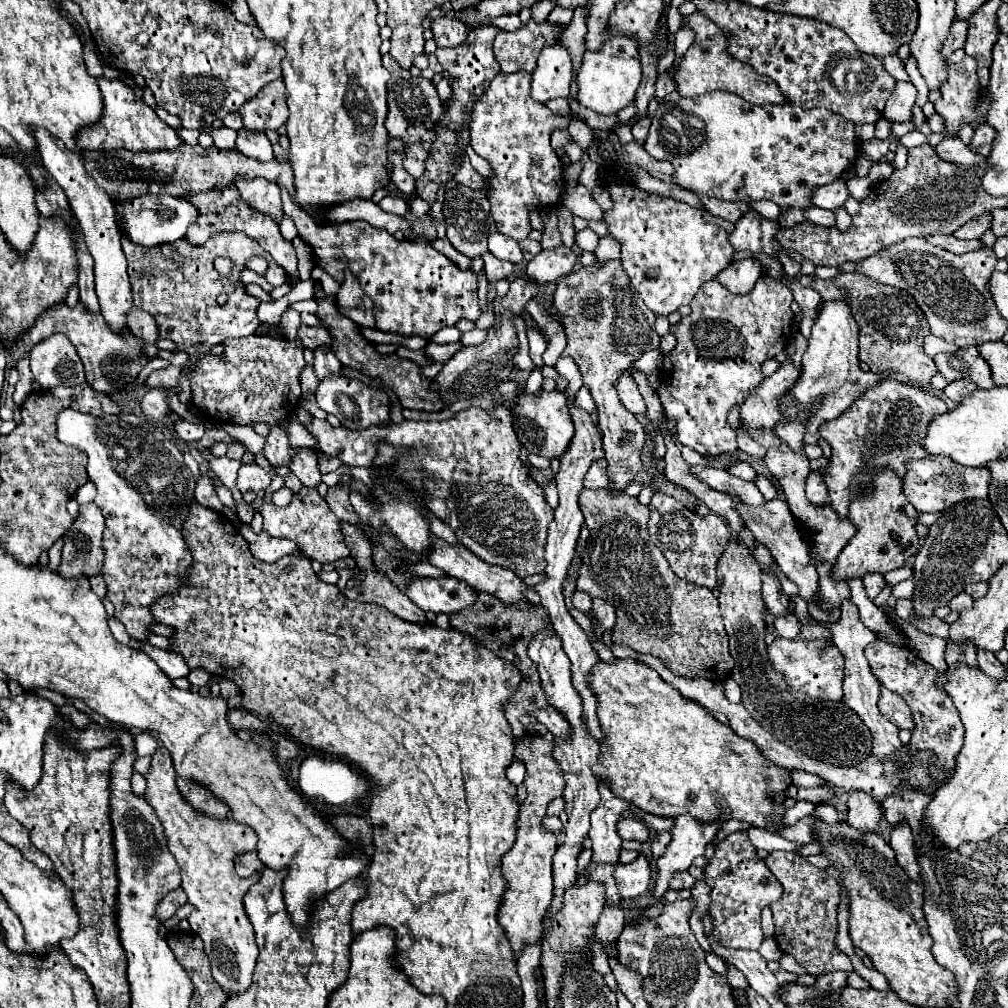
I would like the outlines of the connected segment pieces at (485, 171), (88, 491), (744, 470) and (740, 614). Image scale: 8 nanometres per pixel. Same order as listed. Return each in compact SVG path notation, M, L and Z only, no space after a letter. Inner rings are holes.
M470 150L470 152L466 152L466 154L468 154L474 170L476 170L480 176L486 176L486 178L488 178L488 176L492 174L492 172L490 172L490 166L486 164L486 160L484 160L484 158L478 158L478 156L474 154L474 150Z
M89 481L76 492L74 498L80 505L88 504L90 502L93 502L96 494L97 489L95 484L92 481Z
M738 462L738 464L730 466L728 470L730 470L730 474L734 474L734 476L738 476L742 480L748 480L748 482L756 480L756 470L750 464L746 464L746 462Z
M730 542L724 550L724 554L718 560L716 568L718 576L718 588L720 588L720 614L726 624L726 632L730 636L730 654L734 656L734 668L732 668L732 678L736 684L742 688L742 704L746 710L770 732L774 734L776 740L782 740L782 744L788 744L792 750L800 750L802 754L834 764L834 766L854 766L868 756L872 756L872 732L866 728L866 724L860 720L860 716L848 708L844 702L816 702L816 700L806 700L798 698L798 694L784 682L782 672L770 666L768 652L766 652L766 622L762 620L762 594L760 594L760 568L756 560L750 556L748 548L742 546L740 542Z

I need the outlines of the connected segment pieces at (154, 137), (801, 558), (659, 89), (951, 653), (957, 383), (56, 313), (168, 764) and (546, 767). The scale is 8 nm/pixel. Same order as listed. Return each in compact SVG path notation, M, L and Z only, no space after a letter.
M106 76L98 78L100 92L102 92L102 120L98 124L92 124L90 128L84 128L84 132L78 132L78 148L82 150L114 150L114 148L126 148L132 152L156 152L156 150L174 150L182 142L174 128L170 128L166 122L162 122L156 112L144 104L142 98L136 98L134 92L120 80L110 80Z
M782 498L768 500L760 508L752 508L752 506L748 506L748 504L742 502L742 504L738 504L736 510L744 518L746 526L752 530L754 538L758 542L762 542L770 550L770 554L774 556L778 568L784 572L784 576L798 586L798 596L806 600L810 616L816 622L828 622L828 624L838 622L840 620L840 608L822 608L820 602L818 602L818 574L814 570L814 564L810 564L810 556L808 556L810 548L804 542L804 538L798 536L798 532L796 532L794 516L790 516L790 508L788 508L786 500L782 500Z
M668 72L660 74L658 80L656 80L656 98L662 102L662 98L668 93L672 93L676 90L676 84L674 84L674 76L670 76Z
M968 640L966 644L958 644L958 642L946 642L946 662L950 666L954 664L968 664L968 666L976 666L976 648L974 642Z
M954 380L950 382L946 388L944 388L944 394L954 400L954 402L960 402L964 396L968 396L970 392L974 392L978 386L972 382L972 380Z
M66 302L50 306L42 316L38 316L34 328L30 328L24 334L24 340L16 342L12 346L12 358L20 360L30 352L34 344L50 336L52 332L62 332L68 336L68 340L76 346L78 356L82 358L84 370L86 370L86 382L100 394L108 394L110 398L116 398L118 394L128 390L128 384L138 378L142 368L148 364L148 358L142 356L142 340L138 340L132 332L114 332L102 314L92 314L86 310L82 302L76 306L68 306Z
M162 744L152 754L150 770L144 774L144 778L144 798L162 822L168 850L180 866L180 888L186 892L188 902L194 906L194 912L188 916L190 928L204 942L214 980L222 984L226 994L242 992L250 986L256 966L254 930L244 912L242 898L248 892L250 884L258 882L258 874L252 874L250 878L240 878L234 872L234 856L254 850L258 836L246 824L234 820L214 820L210 816L202 816L202 812L198 812L196 808L190 808L190 804L186 804L186 800L182 800L182 794L178 792L172 758Z
M524 734L514 740L514 758L526 766L524 786L528 790L528 798L520 806L518 838L502 858L502 874L508 882L508 890L504 894L498 920L516 954L520 954L526 942L538 942L542 934L542 920L552 902L552 856L558 848L558 840L542 826L548 804L562 796L562 772L554 764L552 748L554 744L546 742L538 734Z

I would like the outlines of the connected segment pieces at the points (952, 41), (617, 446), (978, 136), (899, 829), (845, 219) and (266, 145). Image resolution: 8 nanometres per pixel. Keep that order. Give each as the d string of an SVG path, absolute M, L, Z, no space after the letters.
M954 22L954 24L952 24L952 28L950 28L950 32L946 34L946 40L944 40L944 44L942 44L942 50L940 50L944 60L948 60L948 56L950 56L954 50L958 50L958 48L964 46L964 42L966 42L966 32L968 32L968 22Z
M620 262L606 266L590 266L564 276L554 292L554 306L562 320L568 346L562 356L572 356L582 372L584 384L590 388L598 406L598 428L604 440L604 454L608 460L610 490L624 492L640 470L640 454L646 432L632 412L620 404L614 390L618 374L626 372L636 358L648 350L658 350L660 336L654 330L654 314L640 300L638 292L630 288L630 280Z
M978 124L974 130L974 138L970 142L970 150L988 156L992 148L992 140L994 140L994 128L990 128L988 124Z
M906 822L896 824L890 832L890 846L896 852L898 864L904 868L904 872L916 882L920 866L916 862L916 850L914 850L914 834Z
M844 206L833 211L836 215L836 227L840 230L847 230L852 223L852 217L847 213Z
M246 128L238 130L238 138L236 138L236 150L240 150L242 154L256 158L260 162L268 162L274 158L272 154L272 144L266 138L264 132L246 132Z

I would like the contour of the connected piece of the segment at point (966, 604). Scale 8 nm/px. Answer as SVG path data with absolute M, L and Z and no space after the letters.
M960 592L958 596L954 596L954 598L948 602L950 610L956 610L956 612L960 612L960 610L964 610L964 608L972 608L972 604L974 604L974 600L972 600L970 596L966 596L966 592Z

